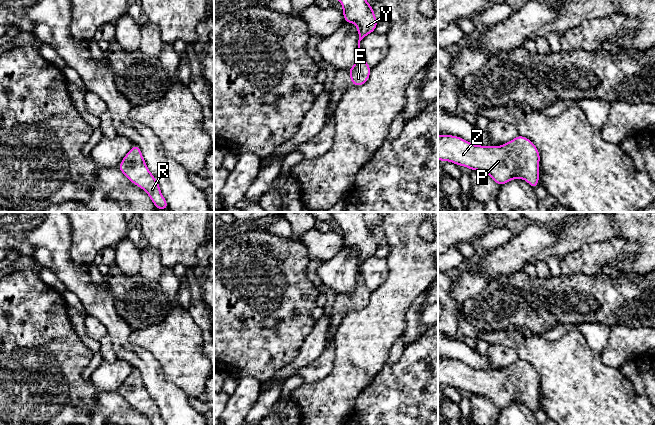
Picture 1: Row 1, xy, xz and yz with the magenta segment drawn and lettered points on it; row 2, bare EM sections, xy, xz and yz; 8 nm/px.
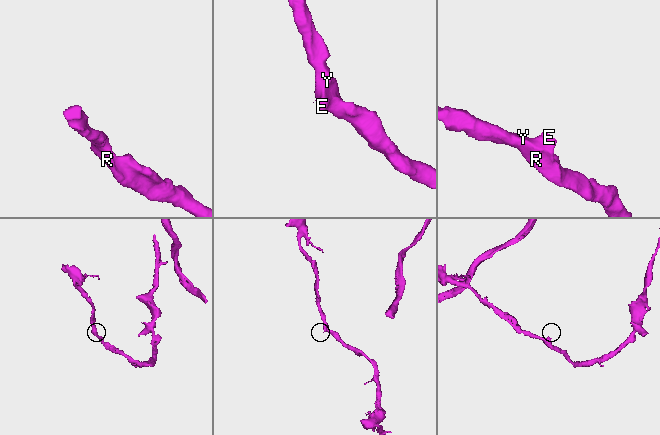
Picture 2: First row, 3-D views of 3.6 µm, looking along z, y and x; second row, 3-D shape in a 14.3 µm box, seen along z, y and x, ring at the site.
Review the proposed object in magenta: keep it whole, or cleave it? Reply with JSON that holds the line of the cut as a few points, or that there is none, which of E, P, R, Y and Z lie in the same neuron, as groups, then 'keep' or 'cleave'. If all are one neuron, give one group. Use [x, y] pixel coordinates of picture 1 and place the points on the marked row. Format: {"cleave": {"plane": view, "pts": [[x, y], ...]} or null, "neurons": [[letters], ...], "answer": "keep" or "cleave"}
{"cleave": null, "neurons": [["E", "P", "R", "Y", "Z"]], "answer": "keep"}

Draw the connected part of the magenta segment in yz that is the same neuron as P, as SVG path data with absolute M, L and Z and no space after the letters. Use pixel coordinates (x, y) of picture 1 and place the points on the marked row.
M438 134L438 160L481 171L499 186L522 178L534 189L539 183L540 153L521 135L501 146L482 146L459 136Z

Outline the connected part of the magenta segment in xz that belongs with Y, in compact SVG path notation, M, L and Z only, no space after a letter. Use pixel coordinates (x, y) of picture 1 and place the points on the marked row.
M338 0L342 6L344 20L348 23L357 25L359 34L358 50L356 60L349 71L352 80L351 86L361 86L367 82L370 76L371 67L366 63L363 53L360 50L360 41L375 31L378 24L372 6L366 0Z

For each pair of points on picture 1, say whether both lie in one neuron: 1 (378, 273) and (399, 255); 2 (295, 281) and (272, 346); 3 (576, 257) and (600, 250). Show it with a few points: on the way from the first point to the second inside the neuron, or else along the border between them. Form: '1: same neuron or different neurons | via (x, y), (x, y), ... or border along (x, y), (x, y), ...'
1: different neurons | border along (386, 258), (387, 277), (378, 287)
2: same neuron | via (284, 297), (282, 305), (272, 316), (272, 330)
3: same neuron | via (582, 257), (594, 256)

